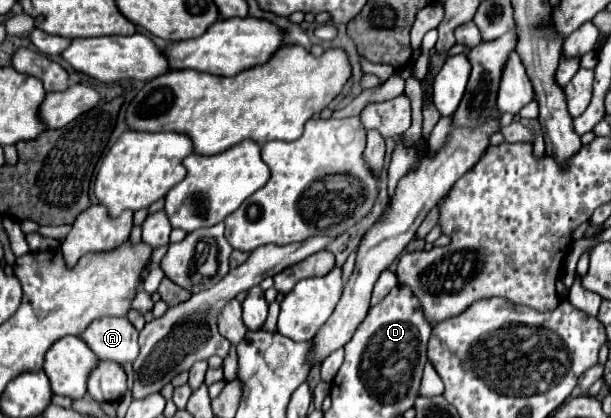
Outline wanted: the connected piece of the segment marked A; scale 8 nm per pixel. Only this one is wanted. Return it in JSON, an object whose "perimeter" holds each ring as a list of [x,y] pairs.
{"perimeter":[[[125,316],[99,318],[81,334],[99,360],[115,360],[117,364],[133,364],[139,356],[139,330]]]}

